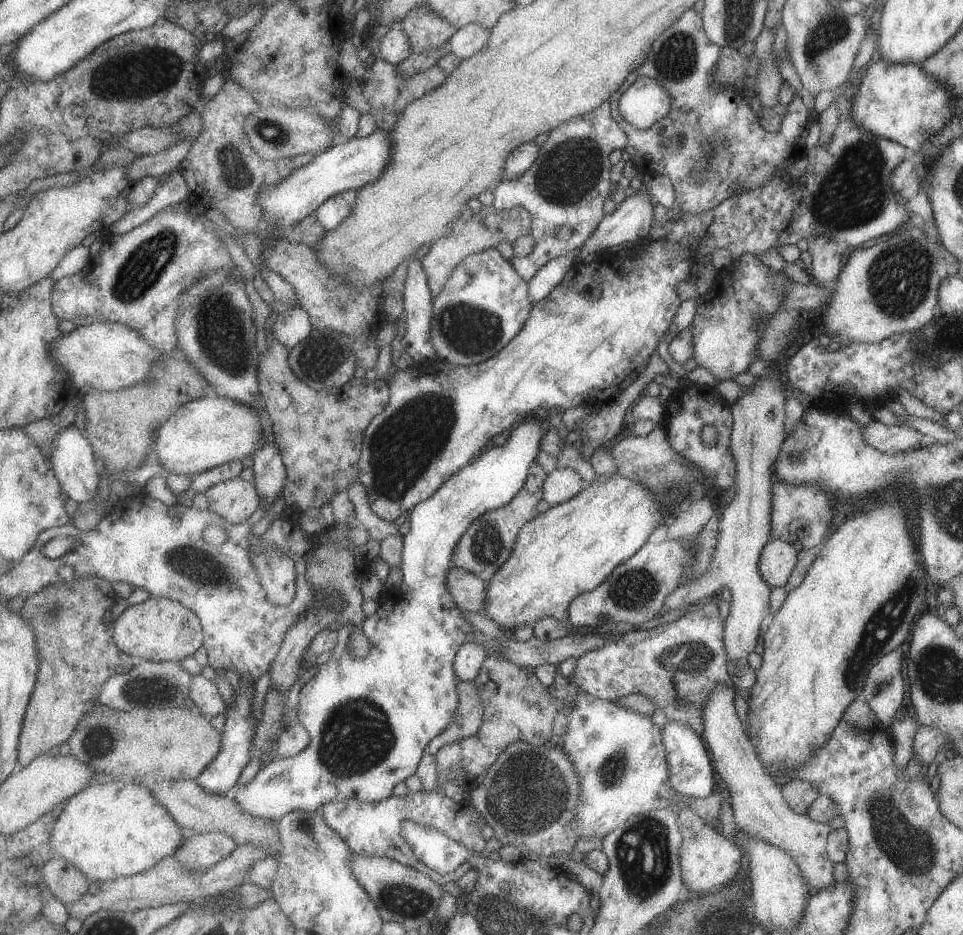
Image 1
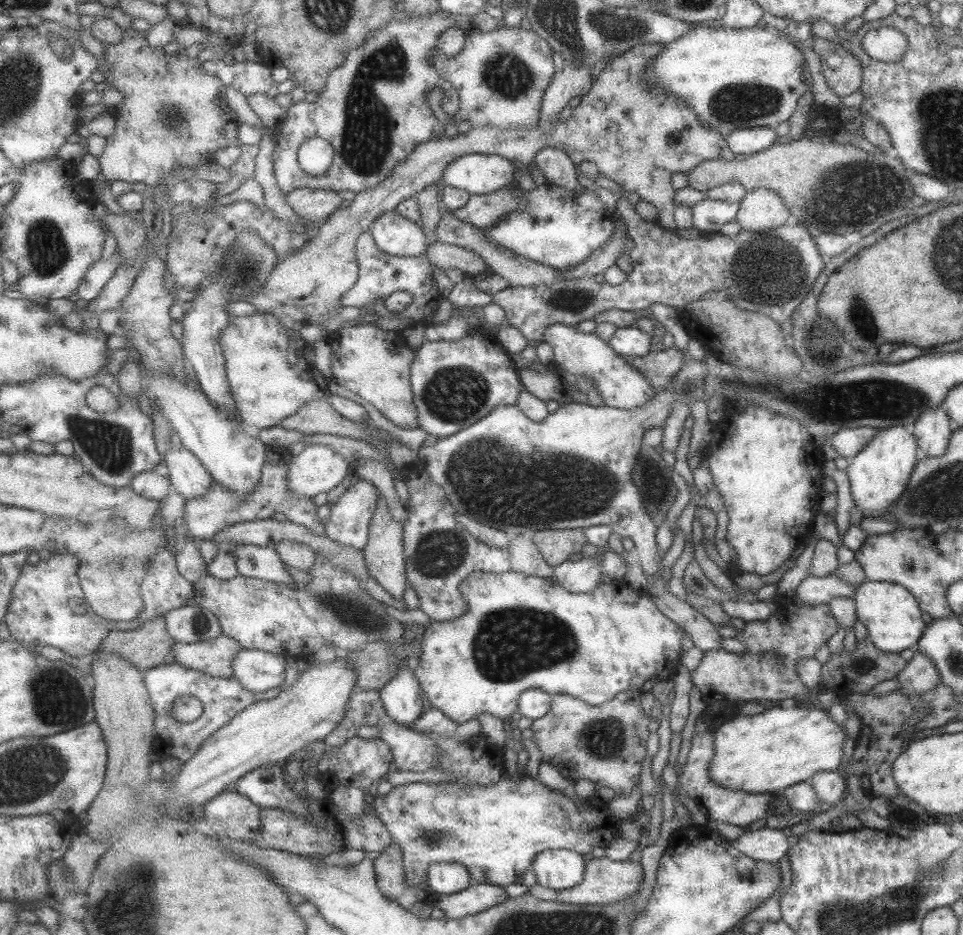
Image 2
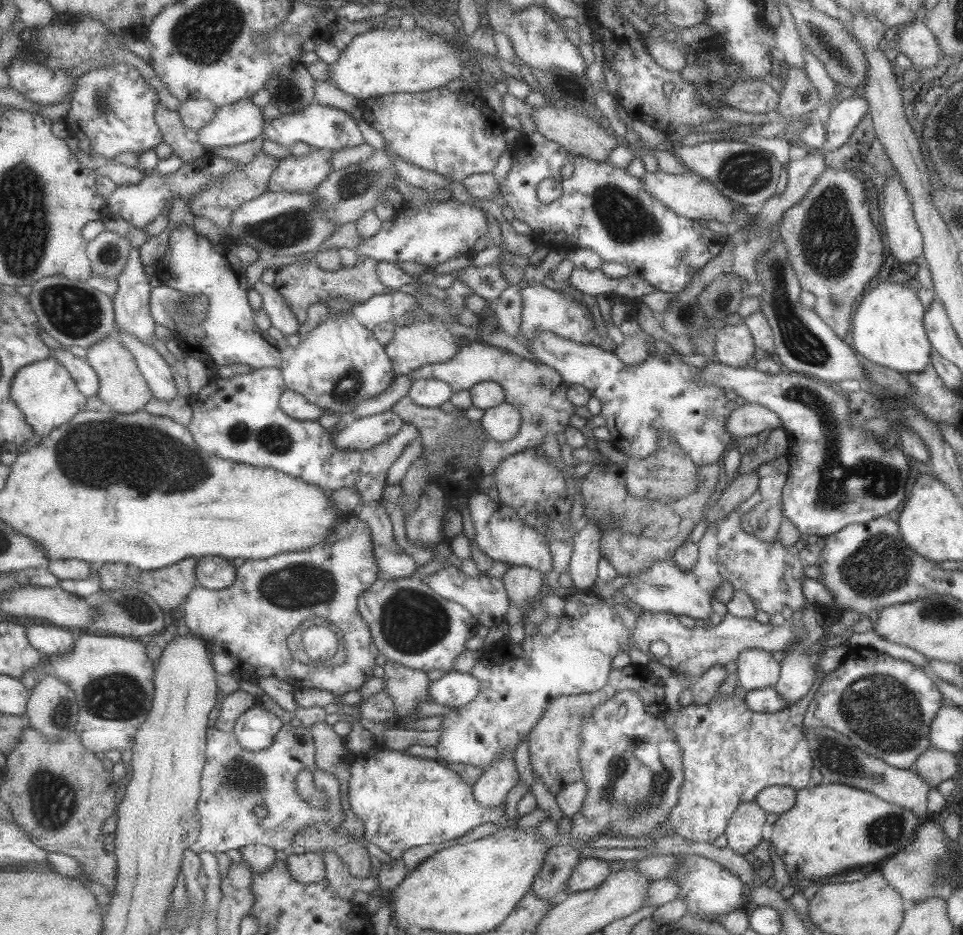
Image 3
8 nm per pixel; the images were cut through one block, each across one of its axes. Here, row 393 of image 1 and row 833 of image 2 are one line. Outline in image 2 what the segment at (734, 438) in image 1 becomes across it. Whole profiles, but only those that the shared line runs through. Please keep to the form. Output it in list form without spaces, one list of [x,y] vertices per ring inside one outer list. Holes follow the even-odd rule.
[[[761,826],[755,831],[742,833],[729,841],[737,852],[759,862],[776,865],[779,858],[788,852],[787,837],[784,830]]]

